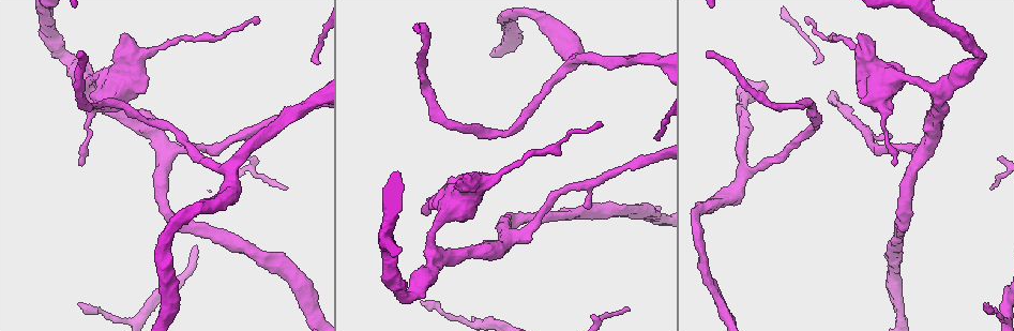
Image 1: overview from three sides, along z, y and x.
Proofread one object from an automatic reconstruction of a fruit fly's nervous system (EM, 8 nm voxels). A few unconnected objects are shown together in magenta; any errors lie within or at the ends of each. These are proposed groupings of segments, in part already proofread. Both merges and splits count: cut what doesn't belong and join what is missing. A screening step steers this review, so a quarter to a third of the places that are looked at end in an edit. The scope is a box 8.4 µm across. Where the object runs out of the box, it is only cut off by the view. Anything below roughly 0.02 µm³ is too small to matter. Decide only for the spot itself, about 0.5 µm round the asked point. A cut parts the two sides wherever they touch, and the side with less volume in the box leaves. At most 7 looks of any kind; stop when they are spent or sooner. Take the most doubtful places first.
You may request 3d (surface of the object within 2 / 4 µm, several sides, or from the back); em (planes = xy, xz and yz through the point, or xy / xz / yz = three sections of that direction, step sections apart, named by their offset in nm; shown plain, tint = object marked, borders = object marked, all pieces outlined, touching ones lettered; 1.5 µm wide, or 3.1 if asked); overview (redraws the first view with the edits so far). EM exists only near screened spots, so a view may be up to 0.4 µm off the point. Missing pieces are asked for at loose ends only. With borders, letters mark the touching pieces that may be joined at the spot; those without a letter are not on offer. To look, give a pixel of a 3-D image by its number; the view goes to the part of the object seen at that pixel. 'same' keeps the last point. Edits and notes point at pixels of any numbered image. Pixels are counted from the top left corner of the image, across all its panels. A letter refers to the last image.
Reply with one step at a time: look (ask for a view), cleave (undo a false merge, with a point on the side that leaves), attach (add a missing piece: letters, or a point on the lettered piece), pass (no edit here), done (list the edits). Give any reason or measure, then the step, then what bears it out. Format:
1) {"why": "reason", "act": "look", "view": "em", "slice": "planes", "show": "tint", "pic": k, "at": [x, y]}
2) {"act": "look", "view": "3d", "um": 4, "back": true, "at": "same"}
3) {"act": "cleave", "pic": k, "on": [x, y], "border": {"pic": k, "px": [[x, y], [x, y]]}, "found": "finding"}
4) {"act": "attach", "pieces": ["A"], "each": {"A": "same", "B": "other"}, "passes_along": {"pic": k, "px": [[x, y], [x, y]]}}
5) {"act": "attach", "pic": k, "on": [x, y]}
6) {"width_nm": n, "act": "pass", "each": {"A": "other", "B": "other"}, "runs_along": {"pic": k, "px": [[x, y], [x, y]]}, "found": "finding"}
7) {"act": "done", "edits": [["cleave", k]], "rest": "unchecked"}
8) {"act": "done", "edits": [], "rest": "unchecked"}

{"why": "long arm stops here", "act": "look", "view": "em", "slice": "yz", "step": 4, "show": "borders", "pic": 1, "at": [422, 22]}

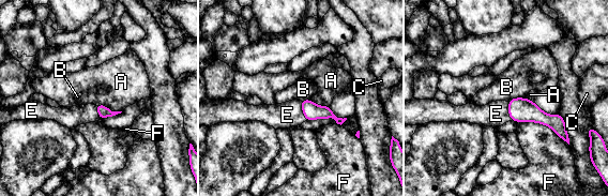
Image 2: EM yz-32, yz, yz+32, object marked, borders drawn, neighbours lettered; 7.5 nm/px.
{"why": "another direction", "act": "look", "view": "em", "slice": "planes", "show": "borders", "at": "same"}

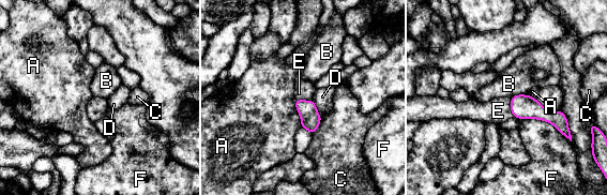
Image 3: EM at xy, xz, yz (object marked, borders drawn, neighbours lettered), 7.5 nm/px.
{"longest_contact_nm": ["F", 420], "act": "attach", "pieces": ["E"], "each": {"A": "other", "B": "other", "C": "other", "D": "other", "E": "same", "F": "other"}, "passes_along": {"pic": 3, "px": [[522, 106], [511, 108], [498, 110]]}, "found": "it goes on there"}

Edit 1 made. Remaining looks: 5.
{"why": "stops while still wide", "act": "look", "view": "3d", "um": 2, "pic": 1, "at": [857, 37]}

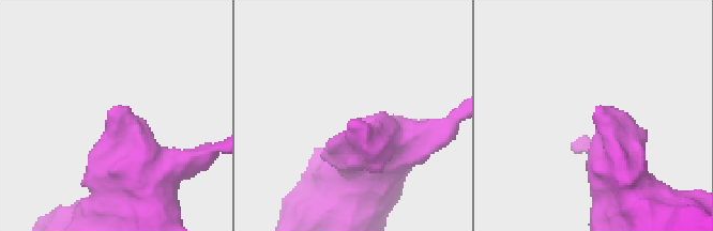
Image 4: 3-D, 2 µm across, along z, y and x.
{"act": "look", "view": "em", "slice": "planes", "show": "plain", "pic": 4, "at": [596, 116]}

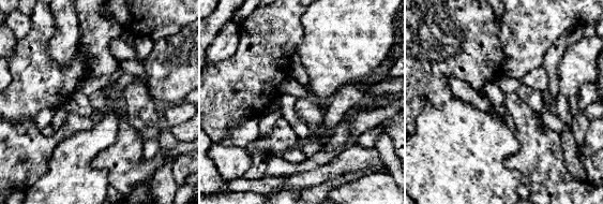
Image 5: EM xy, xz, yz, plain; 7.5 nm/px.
{"why": "see the neighbours", "act": "look", "view": "em", "slice": "planes", "show": "borders", "at": "same"}

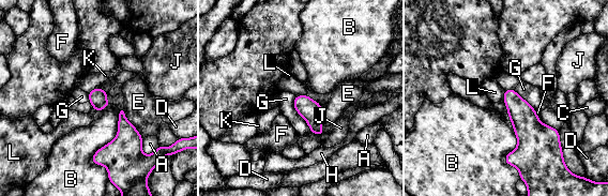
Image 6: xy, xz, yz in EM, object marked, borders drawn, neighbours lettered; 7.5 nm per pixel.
{"longest_contact_nm": ["B", 480], "act": "pass", "each": {"A": "other", "B": "other", "C": "other", "D": "other", "E": "other", "F": "other", "G": "other", "H": "other", "J": "other", "K": "other", "L": "other"}, "found": "none of them fits"}

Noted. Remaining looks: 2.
{"why": "thin end", "act": "look", "view": "em", "slice": "xz", "step": 4, "show": "borders", "pic": 1, "at": [985, 306]}

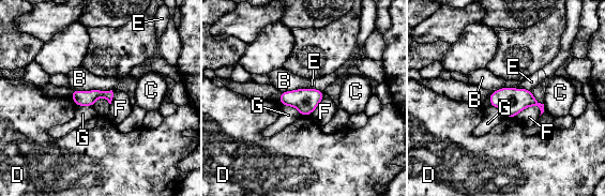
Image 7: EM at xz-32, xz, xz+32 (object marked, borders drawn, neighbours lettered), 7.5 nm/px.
{"act": "pass", "each": {"B": "other", "C": "other", "D": "other", "E": "other", "F": "other", "G": "other"}, "border": {"pic": 7, "px": [[519, 87], [529, 90]]}, "found": "no lettered piece goes on from it"}

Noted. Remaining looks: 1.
{"act": "done", "edits": [["attach", 3]], "rest": "unchecked"}

